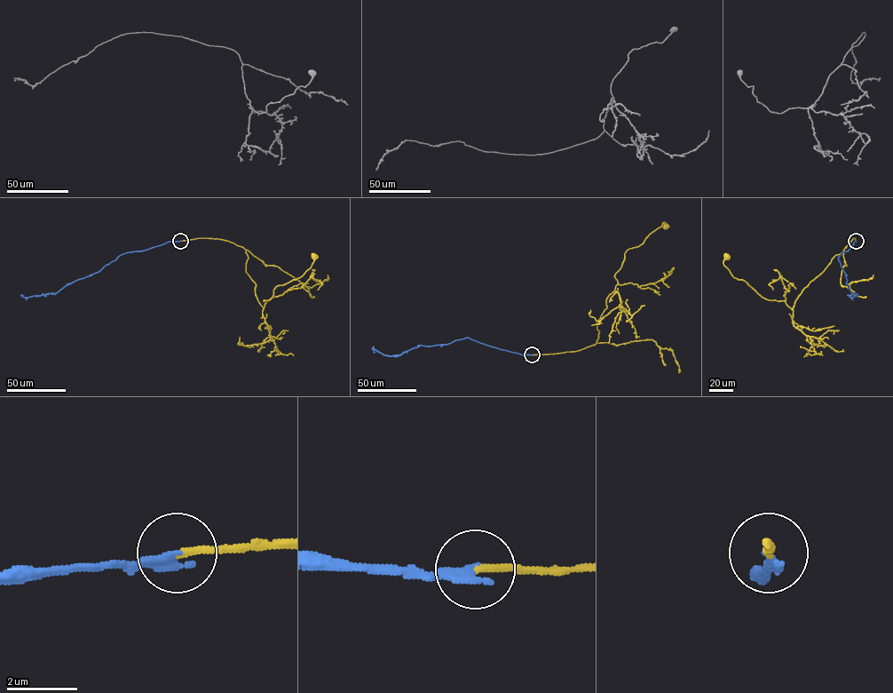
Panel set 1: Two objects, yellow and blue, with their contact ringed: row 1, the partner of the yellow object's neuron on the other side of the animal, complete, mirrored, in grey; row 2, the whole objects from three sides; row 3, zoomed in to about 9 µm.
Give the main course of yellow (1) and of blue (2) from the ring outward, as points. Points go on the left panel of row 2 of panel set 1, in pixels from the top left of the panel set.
1: (180, 241), (219, 238), (242, 247), (246, 271), (263, 309), (274, 289), (300, 277), (313, 257)
2: (180, 241), (121, 255), (99, 270), (68, 283), (53, 294), (25, 298), (23, 295)

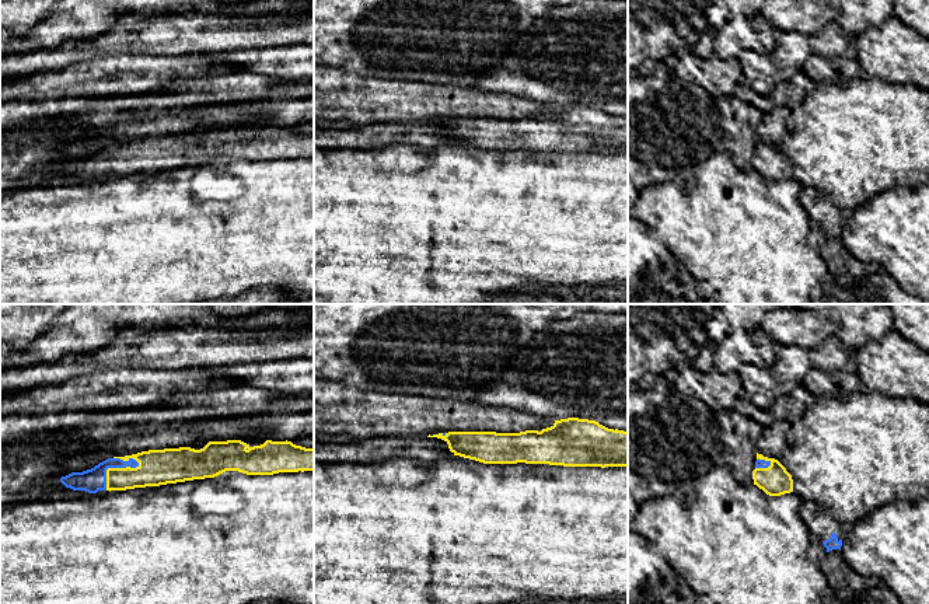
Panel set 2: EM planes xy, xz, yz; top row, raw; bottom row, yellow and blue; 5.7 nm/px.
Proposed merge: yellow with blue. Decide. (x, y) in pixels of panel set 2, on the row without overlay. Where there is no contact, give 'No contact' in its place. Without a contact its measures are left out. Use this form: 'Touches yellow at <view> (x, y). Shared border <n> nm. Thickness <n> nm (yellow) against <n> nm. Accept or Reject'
Touches yellow at xy (112, 154). Shared border 260 nm. Thickness 200 nm (yellow) against 140 nm. Accept

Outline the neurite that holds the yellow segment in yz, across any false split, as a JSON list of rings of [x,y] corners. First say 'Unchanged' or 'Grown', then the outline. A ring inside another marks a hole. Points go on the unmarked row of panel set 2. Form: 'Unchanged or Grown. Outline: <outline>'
Grown. Outline: [[[758,139],[752,165],[754,171],[769,182],[780,182],[793,178],[793,165],[786,154],[778,146],[764,143]]]

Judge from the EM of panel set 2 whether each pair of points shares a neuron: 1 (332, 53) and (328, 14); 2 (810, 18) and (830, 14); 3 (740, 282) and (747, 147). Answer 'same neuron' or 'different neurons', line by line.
1: same neuron
2: same neuron
3: different neurons

